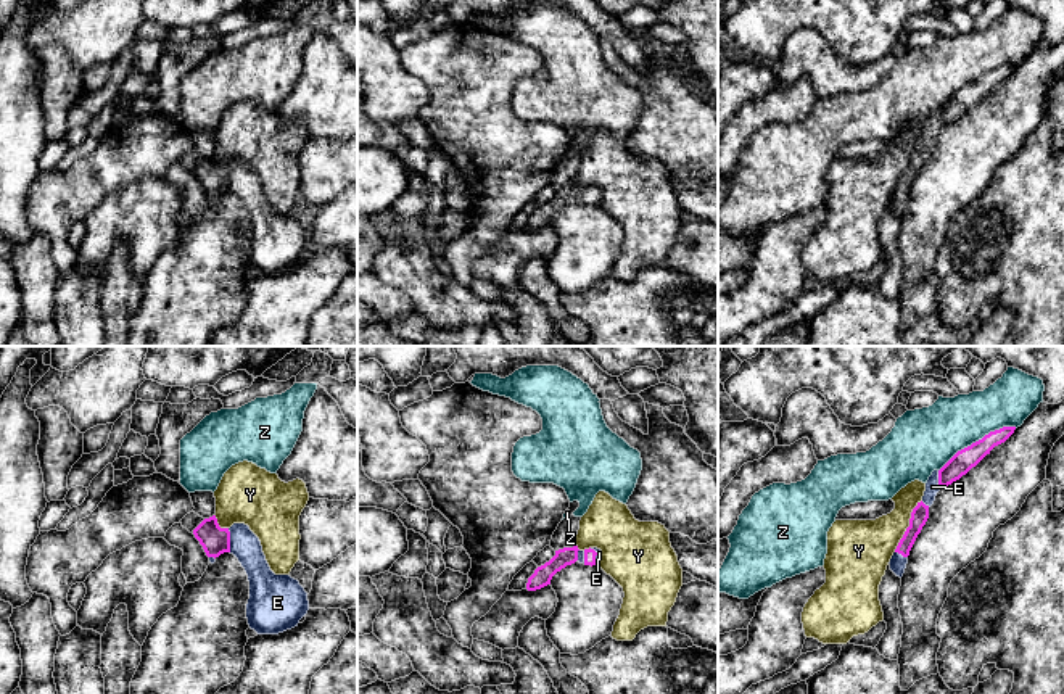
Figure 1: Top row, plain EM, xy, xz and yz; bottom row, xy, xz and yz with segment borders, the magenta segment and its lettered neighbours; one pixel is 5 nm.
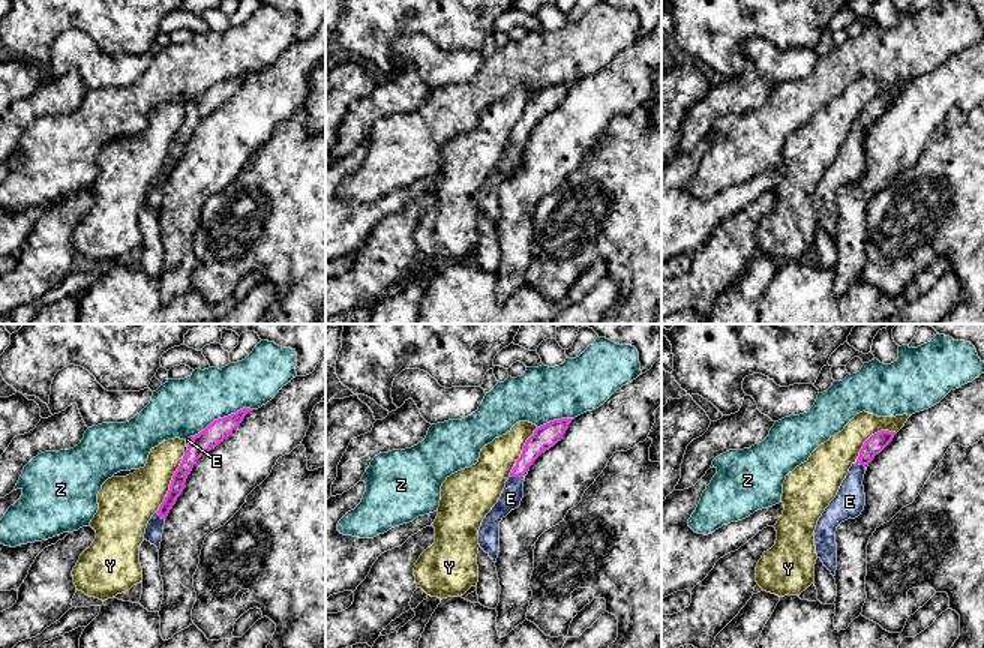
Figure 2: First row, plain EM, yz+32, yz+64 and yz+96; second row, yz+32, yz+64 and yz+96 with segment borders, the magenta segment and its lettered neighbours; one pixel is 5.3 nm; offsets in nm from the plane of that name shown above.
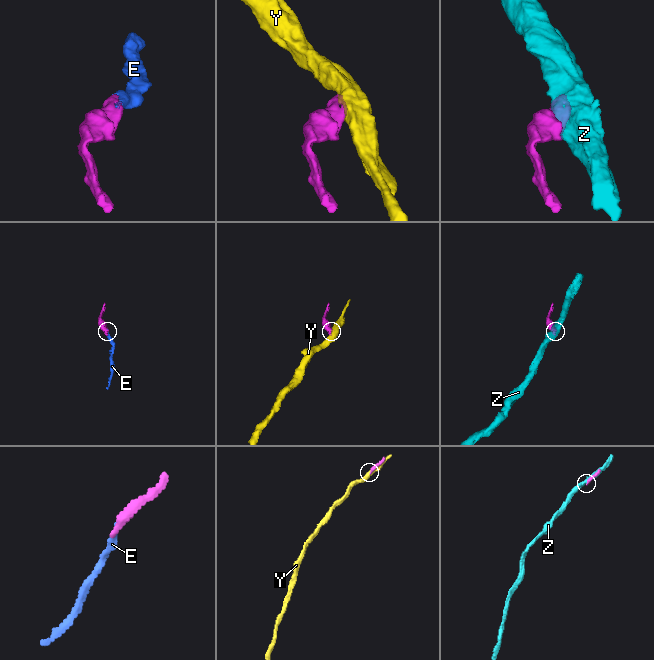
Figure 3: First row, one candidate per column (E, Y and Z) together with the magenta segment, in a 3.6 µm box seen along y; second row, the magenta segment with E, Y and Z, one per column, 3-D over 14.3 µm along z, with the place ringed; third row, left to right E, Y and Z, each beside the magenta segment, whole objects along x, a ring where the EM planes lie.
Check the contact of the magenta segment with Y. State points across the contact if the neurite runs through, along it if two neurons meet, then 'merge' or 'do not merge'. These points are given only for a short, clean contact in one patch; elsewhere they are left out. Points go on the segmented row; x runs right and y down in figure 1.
do not merge

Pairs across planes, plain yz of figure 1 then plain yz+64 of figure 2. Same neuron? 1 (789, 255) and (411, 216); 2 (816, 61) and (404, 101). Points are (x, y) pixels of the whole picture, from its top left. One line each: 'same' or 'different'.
1: same
2: different

